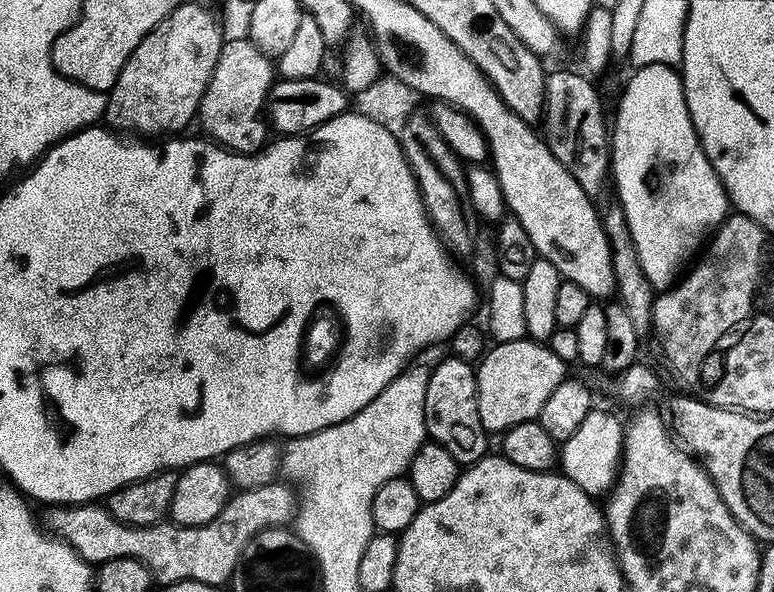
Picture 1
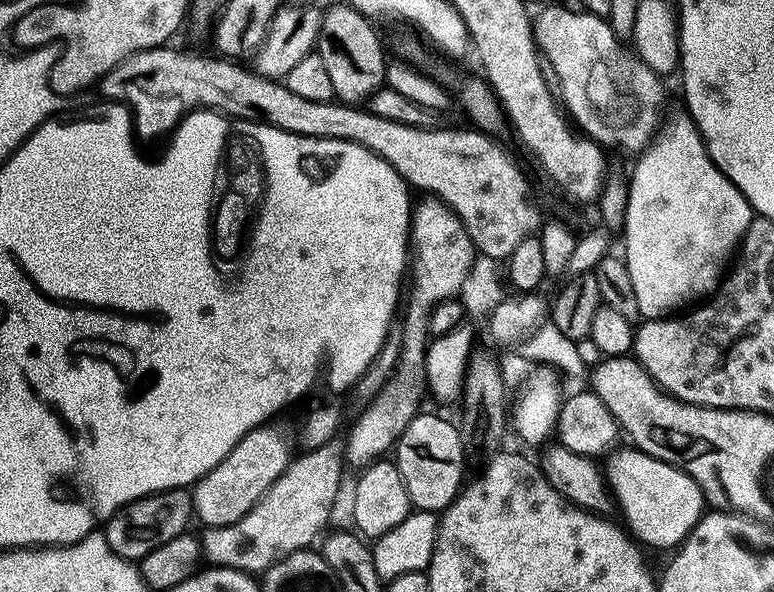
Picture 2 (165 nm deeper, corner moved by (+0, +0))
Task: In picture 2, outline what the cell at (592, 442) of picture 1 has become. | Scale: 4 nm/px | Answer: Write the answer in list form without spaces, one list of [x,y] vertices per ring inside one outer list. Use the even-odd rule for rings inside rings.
[[[634,446],[628,448],[615,449],[607,457],[607,464],[605,461],[605,481],[611,495],[630,528],[629,533],[641,545],[675,549],[705,513],[706,501],[701,487],[680,468],[646,455]]]

